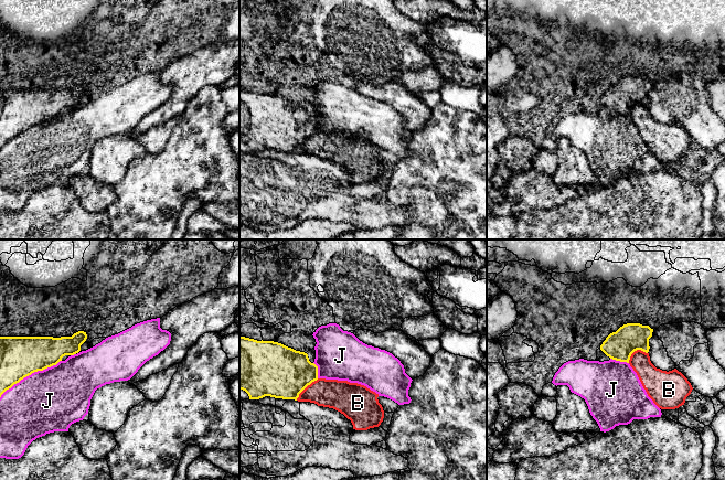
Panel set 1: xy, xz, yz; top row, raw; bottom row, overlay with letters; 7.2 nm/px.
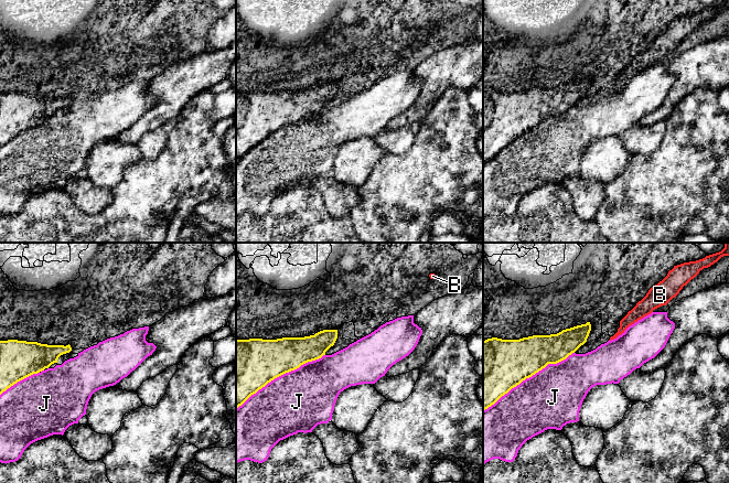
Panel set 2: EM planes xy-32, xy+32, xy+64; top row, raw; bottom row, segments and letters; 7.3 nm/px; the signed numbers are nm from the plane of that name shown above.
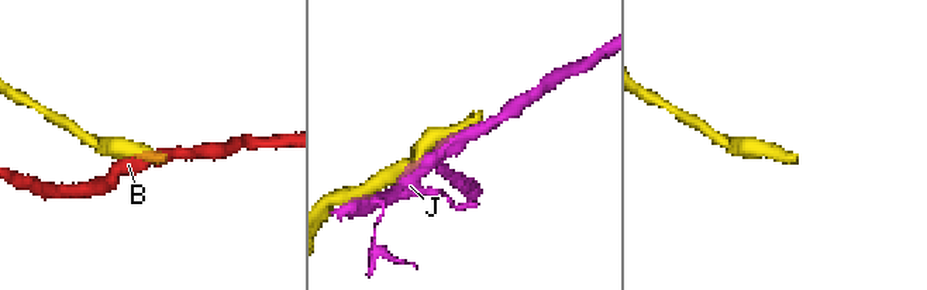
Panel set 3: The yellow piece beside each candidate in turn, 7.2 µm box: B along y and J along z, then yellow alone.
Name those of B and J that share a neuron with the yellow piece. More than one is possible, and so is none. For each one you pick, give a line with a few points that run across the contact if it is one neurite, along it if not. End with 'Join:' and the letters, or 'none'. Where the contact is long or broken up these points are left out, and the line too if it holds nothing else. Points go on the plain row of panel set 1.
Join: none

